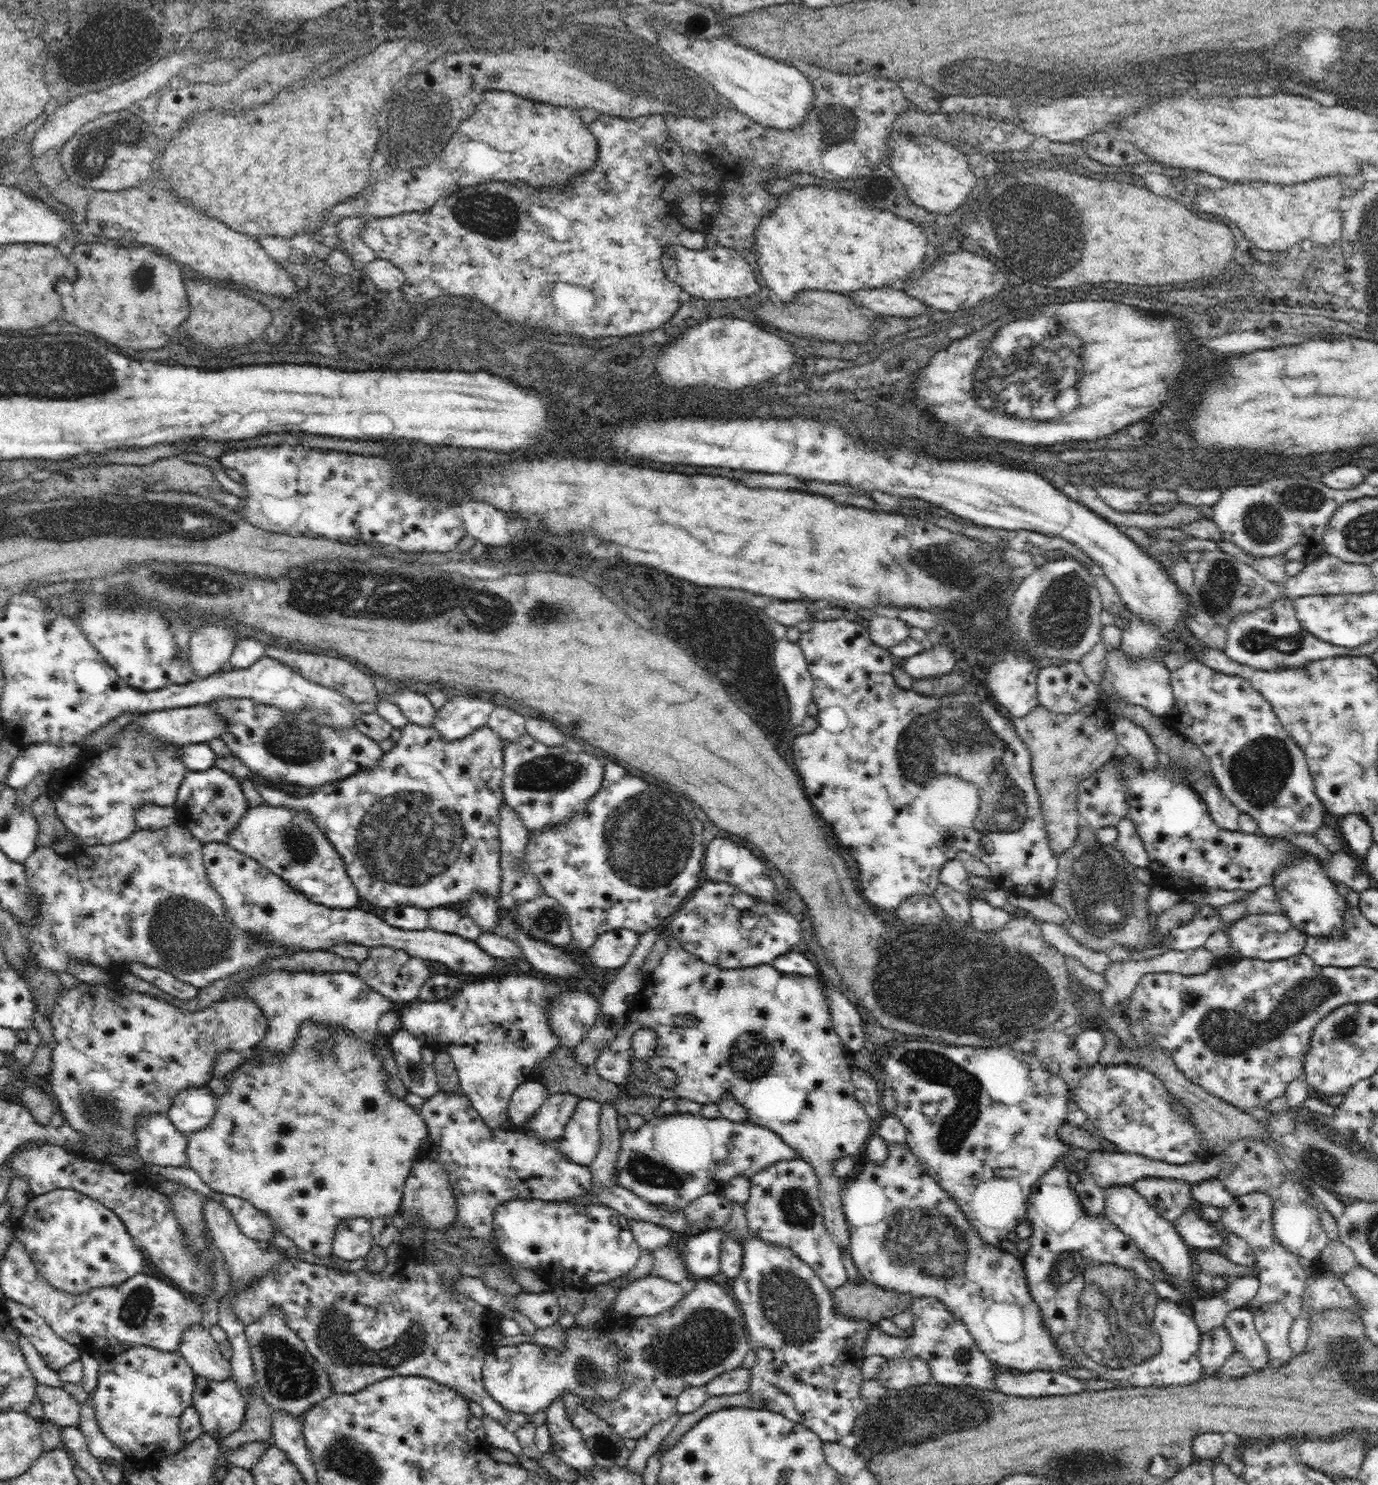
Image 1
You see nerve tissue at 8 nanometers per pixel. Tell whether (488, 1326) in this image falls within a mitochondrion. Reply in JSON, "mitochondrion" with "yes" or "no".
{"mitochondrion":"no"}

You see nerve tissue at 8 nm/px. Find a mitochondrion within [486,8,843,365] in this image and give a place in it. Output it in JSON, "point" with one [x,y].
{"point":[610,62]}

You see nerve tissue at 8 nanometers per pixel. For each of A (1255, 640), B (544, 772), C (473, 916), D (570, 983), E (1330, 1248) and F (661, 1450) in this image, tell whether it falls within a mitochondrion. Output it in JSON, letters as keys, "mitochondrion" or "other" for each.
{"A":"mitochondrion","B":"mitochondrion","C":"other","D":"other","E":"other","F":"other"}

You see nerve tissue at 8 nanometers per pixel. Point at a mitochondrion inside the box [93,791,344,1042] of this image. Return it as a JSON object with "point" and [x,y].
{"point":[186,937]}

